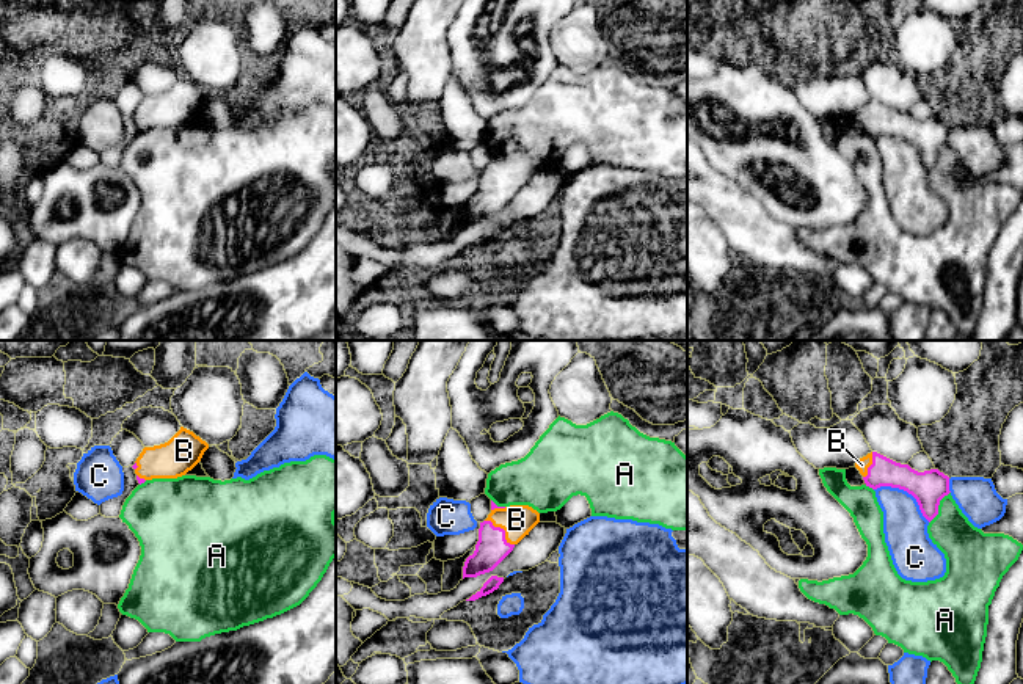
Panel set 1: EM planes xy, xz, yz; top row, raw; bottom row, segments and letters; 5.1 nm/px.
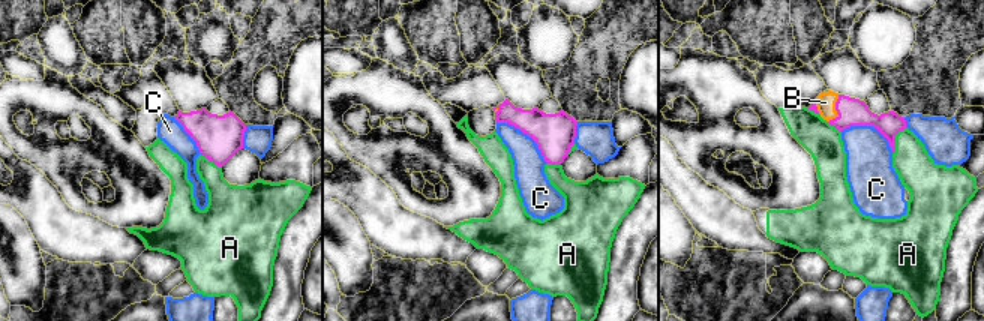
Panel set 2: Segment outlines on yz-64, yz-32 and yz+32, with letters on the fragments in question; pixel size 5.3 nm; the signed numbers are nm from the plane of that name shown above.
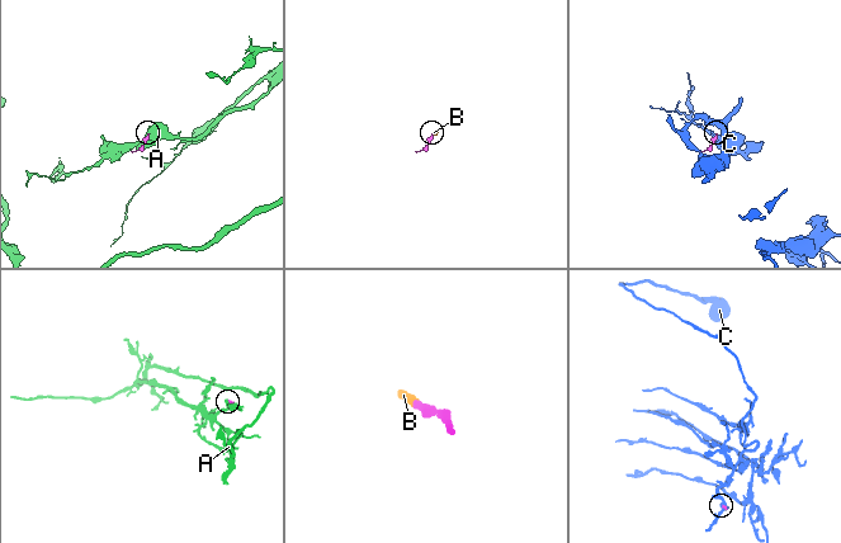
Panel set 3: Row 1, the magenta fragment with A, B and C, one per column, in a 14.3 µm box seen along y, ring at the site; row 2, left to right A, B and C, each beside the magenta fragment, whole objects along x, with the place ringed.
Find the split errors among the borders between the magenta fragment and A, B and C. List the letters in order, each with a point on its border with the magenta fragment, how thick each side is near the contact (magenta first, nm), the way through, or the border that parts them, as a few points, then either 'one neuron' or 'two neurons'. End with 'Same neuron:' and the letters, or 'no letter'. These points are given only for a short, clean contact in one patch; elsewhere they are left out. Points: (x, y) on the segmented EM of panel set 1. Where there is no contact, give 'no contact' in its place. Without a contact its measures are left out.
A: contact yz (937, 507); calibres 170 and 220 nm; two neurons
B: contact xz (502, 529); calibres 160 and 160 nm; way xz (491, 548), (502, 529), (516, 520); one neuron
C: contact yz (906, 490); calibres 170 and 220 nm; two neurons
Same neuron: B

